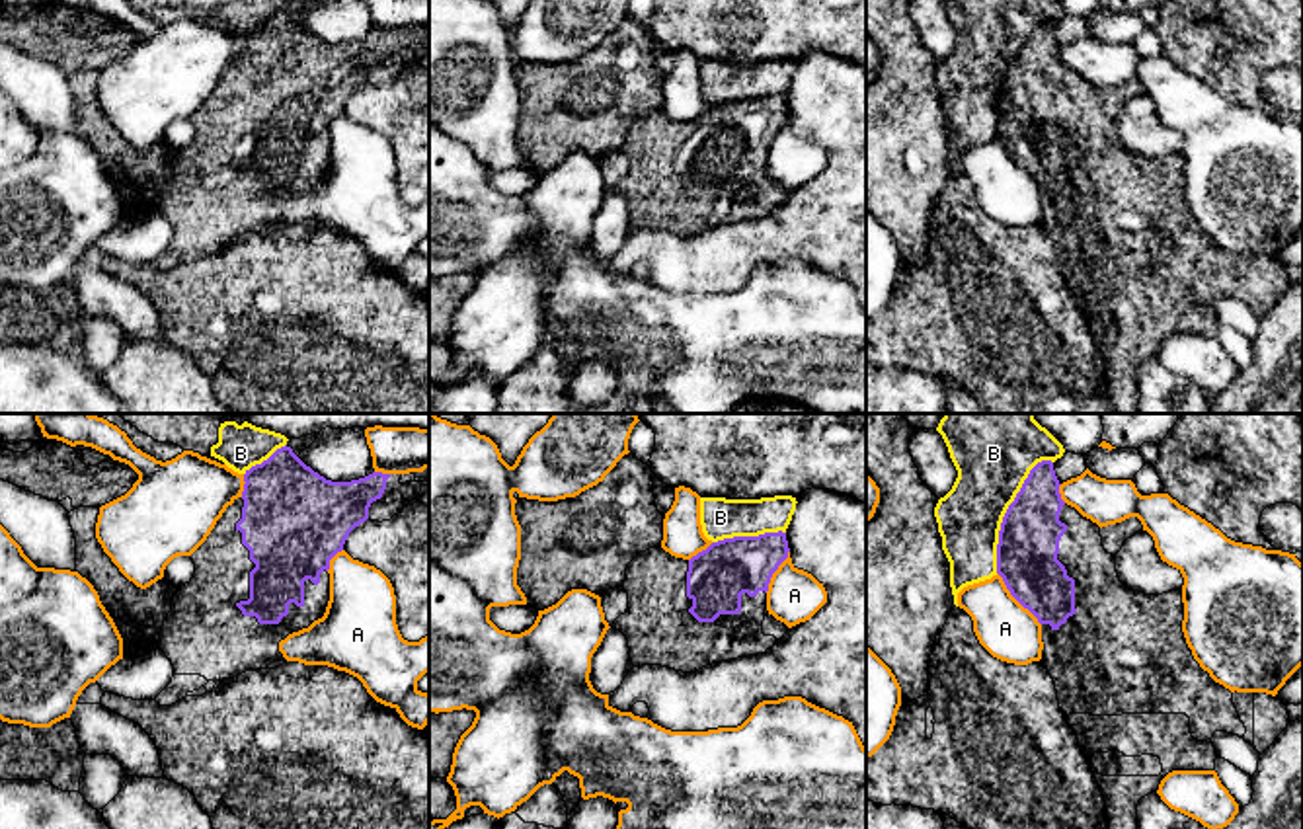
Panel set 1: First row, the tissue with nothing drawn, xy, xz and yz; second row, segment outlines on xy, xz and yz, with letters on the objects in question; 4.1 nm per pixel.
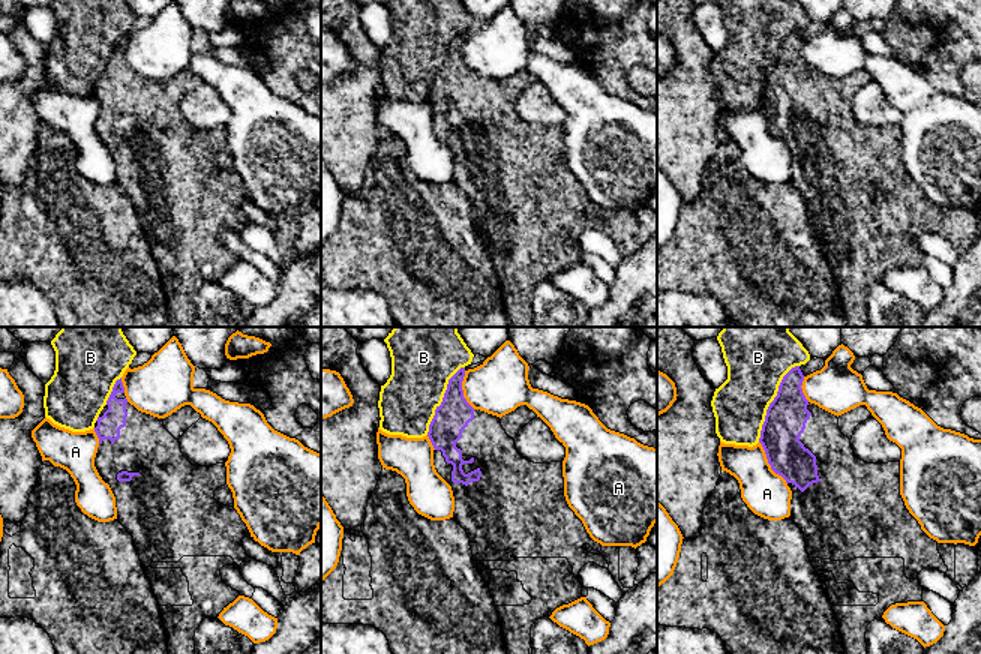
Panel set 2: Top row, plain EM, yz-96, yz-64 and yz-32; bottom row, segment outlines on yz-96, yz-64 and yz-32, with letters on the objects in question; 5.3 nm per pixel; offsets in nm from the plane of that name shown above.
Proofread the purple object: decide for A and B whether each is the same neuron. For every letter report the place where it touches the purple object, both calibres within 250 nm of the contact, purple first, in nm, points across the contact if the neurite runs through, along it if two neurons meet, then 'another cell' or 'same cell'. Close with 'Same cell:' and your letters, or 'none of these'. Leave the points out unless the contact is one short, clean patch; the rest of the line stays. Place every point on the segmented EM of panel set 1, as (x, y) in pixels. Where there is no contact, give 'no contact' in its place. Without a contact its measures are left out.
A: meets purple in yz at (1017, 599); 260 nm thick on the purple side, 240 nm on the other; another cell
B: meets purple in yz at (1007, 512); 260 nm thick on the purple side, 340 nm on the other; another cell
Same cell: none of these

